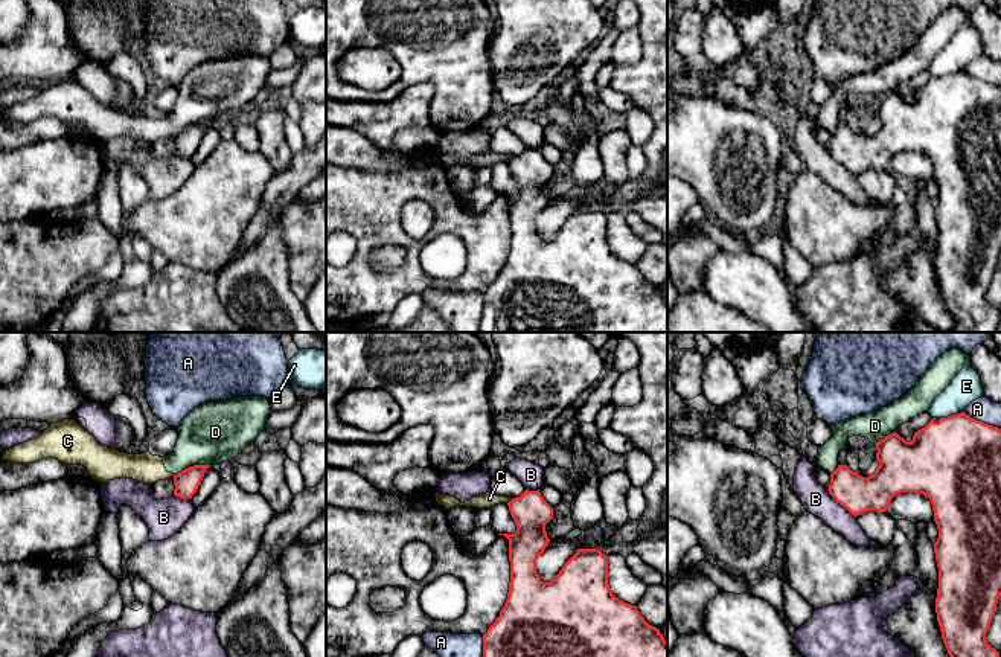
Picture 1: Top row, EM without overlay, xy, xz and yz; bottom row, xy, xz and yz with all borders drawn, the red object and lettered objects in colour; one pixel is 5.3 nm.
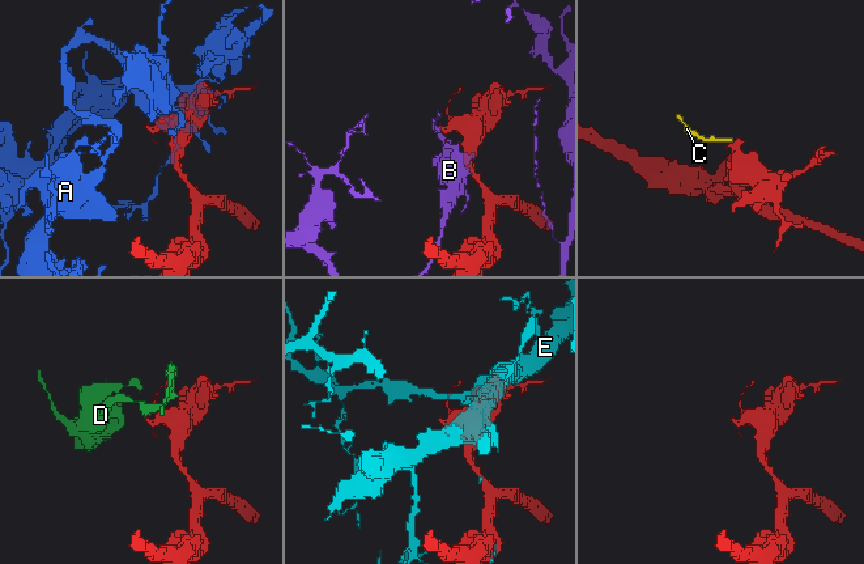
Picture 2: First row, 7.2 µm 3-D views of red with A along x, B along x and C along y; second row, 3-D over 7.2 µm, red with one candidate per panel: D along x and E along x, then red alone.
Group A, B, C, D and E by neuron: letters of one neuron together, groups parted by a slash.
A / B / C D / E

